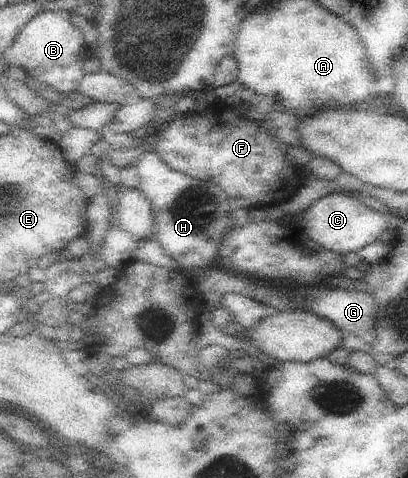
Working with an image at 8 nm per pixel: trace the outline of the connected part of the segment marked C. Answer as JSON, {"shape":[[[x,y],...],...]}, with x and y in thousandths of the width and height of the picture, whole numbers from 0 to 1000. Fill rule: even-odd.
{"shape":[[[843,402],[809,404],[762,431],[745,448],[745,485],[755,498],[792,519],[850,536],[865,527],[885,527],[890,519],[922,506],[936,485],[949,483],[953,460],[890,423]]]}

